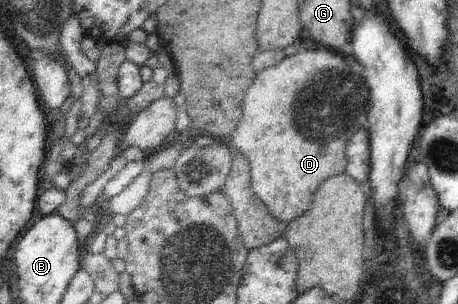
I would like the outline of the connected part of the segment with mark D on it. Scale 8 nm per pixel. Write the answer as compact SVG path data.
M323 47L323 49L308 50L290 57L286 56L280 64L257 72L256 78L252 82L252 86L248 88L243 100L242 118L227 141L235 154L242 152L248 156L251 189L268 206L268 210L276 220L290 224L296 218L300 218L302 214L306 214L312 206L314 193L320 184L328 178L345 172L346 144L362 128L362 124L366 122L368 110L370 110L370 90L364 84L362 68L353 56L344 56Z

